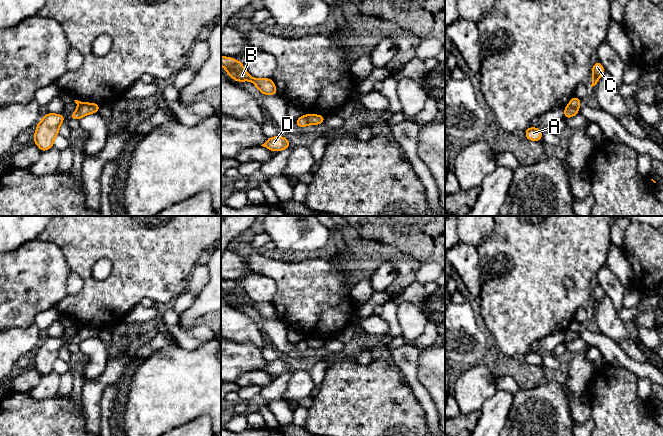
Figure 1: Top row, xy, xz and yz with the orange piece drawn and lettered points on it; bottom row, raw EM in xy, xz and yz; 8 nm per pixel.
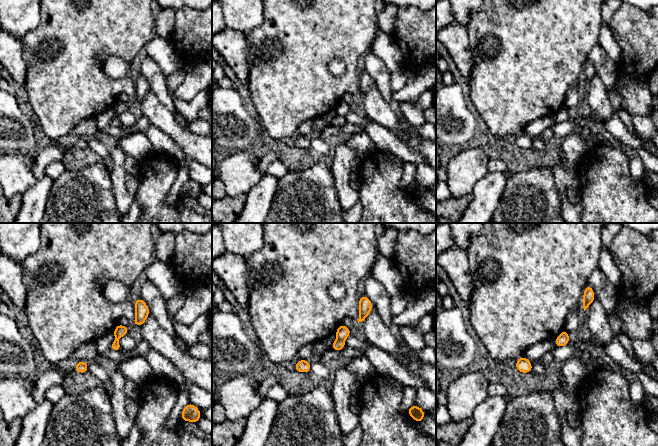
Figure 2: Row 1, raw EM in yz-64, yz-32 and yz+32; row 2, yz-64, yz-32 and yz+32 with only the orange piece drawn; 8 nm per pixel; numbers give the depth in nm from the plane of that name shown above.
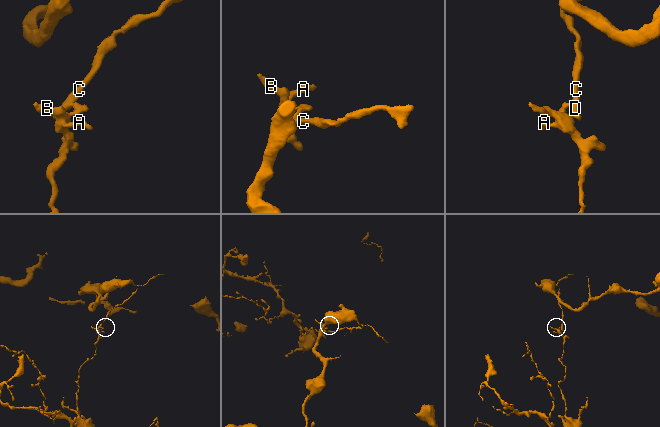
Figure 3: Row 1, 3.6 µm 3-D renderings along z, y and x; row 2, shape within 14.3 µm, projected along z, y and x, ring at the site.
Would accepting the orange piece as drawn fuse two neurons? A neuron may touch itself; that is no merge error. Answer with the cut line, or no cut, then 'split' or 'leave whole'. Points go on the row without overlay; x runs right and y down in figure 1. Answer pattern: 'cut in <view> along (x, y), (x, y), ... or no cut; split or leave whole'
cut in yz along (568, 328), (578, 333); split

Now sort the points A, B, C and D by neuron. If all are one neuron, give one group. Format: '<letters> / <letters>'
A B / C D

